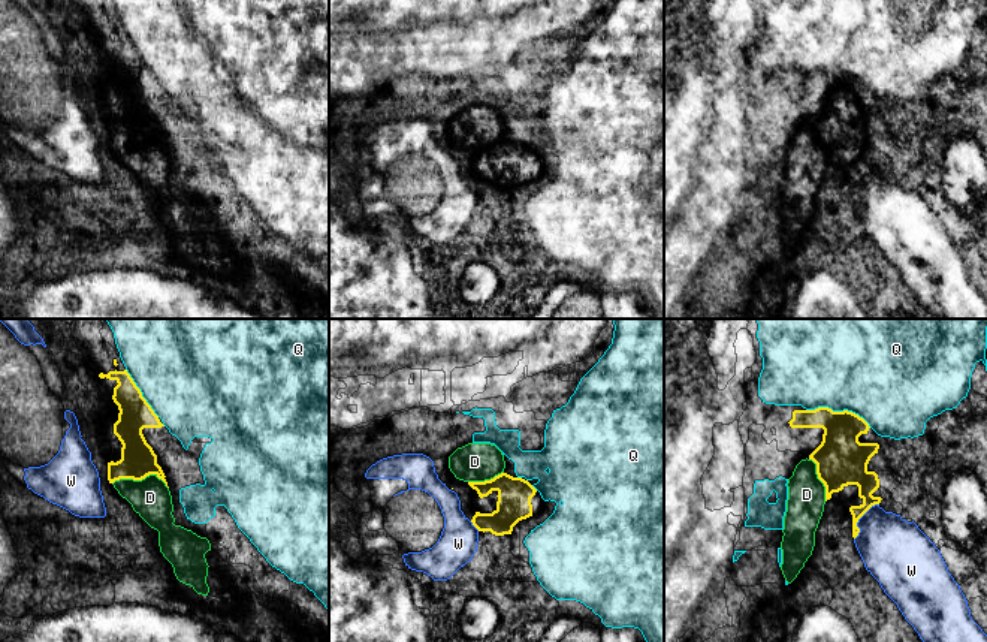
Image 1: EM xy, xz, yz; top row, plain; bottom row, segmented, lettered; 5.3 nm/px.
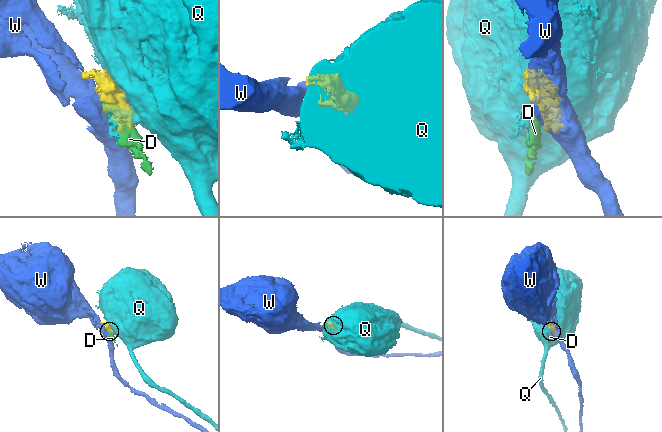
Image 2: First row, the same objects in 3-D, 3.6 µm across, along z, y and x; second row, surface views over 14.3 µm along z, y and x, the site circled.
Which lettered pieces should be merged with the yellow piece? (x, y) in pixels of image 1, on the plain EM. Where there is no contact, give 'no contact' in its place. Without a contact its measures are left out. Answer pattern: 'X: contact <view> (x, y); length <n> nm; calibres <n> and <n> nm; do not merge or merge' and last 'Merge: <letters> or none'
D: contact xy (141, 144); length 300 nm; calibres 190 and 220 nm; merge
Q: contact yz (839, 77); length 360 nm; calibres 280 and 440 nm; do not merge
W: contact yz (859, 183); length 240 nm; calibres 140 and 340 nm; do not merge
Merge: D

